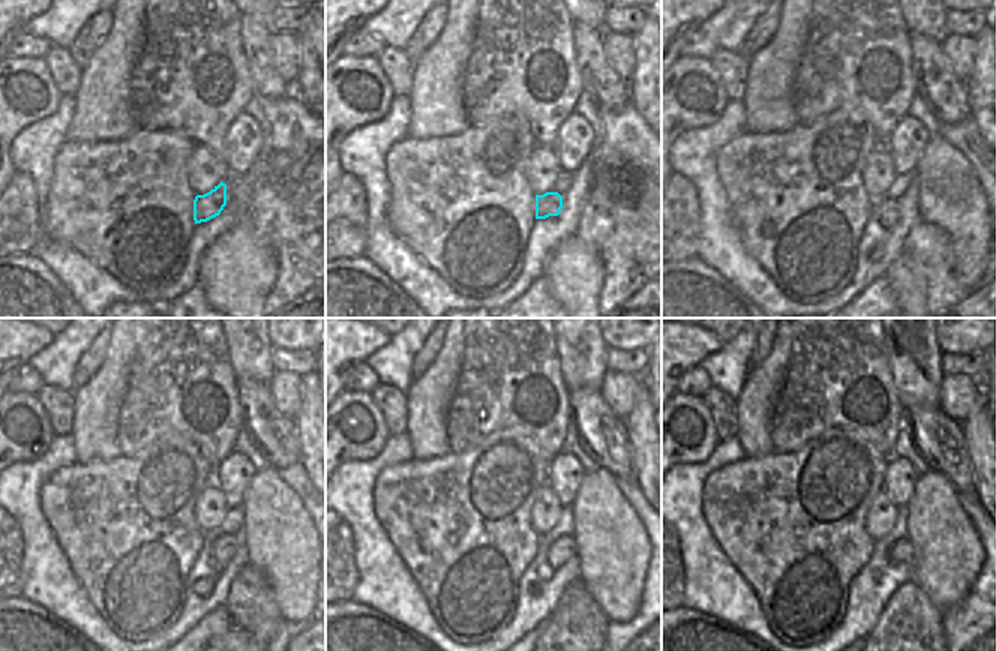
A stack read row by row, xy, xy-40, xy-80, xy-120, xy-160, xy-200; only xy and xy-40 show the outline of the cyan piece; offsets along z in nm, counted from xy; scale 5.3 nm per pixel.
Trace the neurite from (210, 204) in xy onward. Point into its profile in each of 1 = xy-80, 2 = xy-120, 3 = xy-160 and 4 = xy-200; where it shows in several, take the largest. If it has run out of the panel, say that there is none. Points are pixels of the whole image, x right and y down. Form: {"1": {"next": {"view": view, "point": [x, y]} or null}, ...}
{"1": {"next": {"view": "xy-80", "point": [888, 207]}}, "2": {"next": {"view": "xy-120", "point": [224, 548]}}, "3": {"next": {"view": "xy-160", "point": [563, 548]}}, "4": {"next": {"view": "xy-200", "point": [902, 551]}}}

